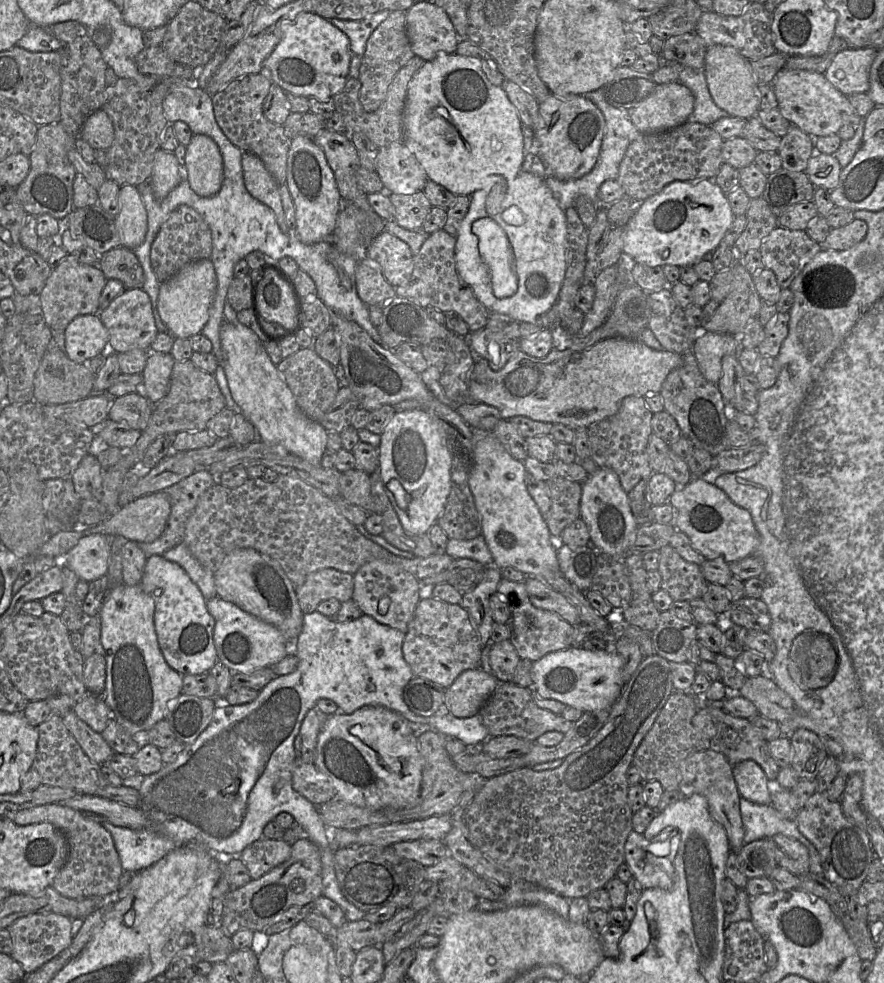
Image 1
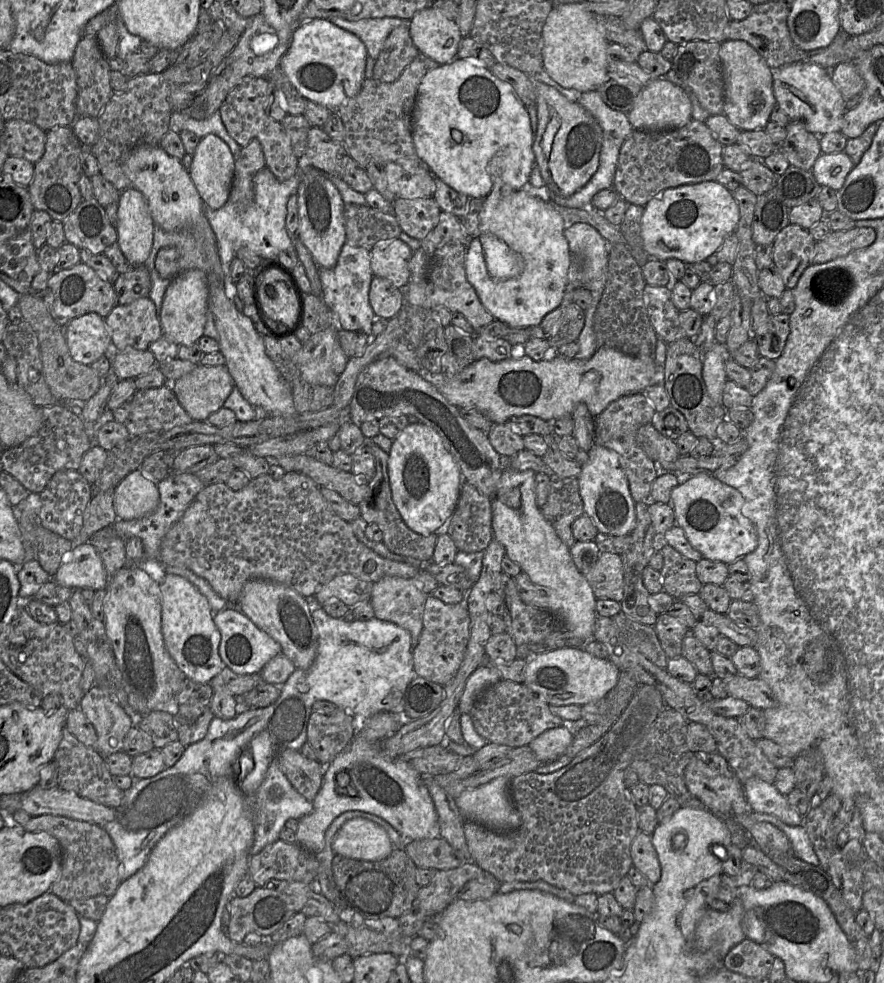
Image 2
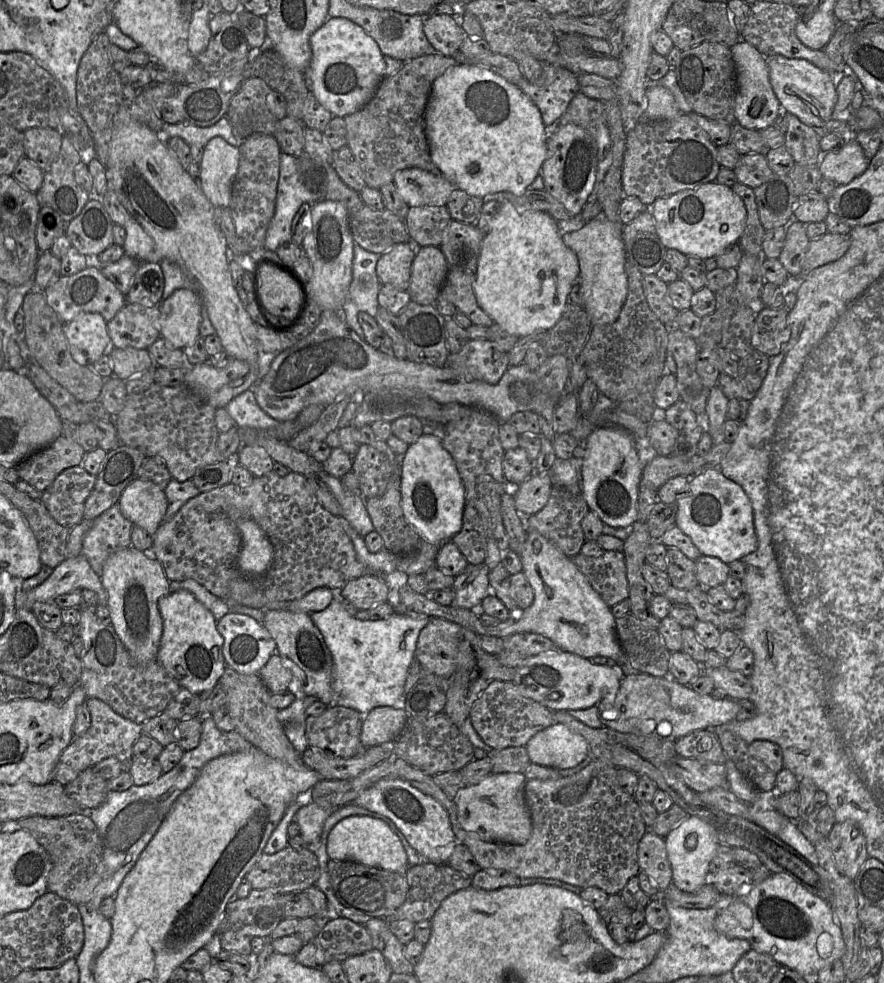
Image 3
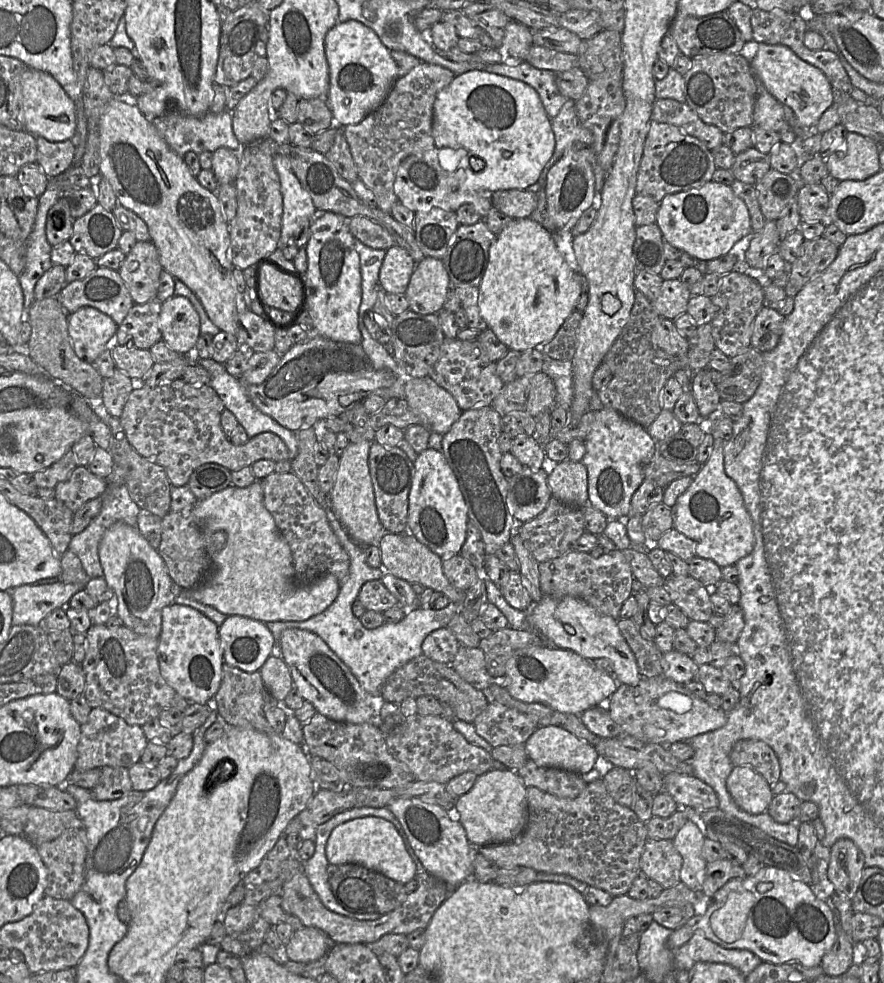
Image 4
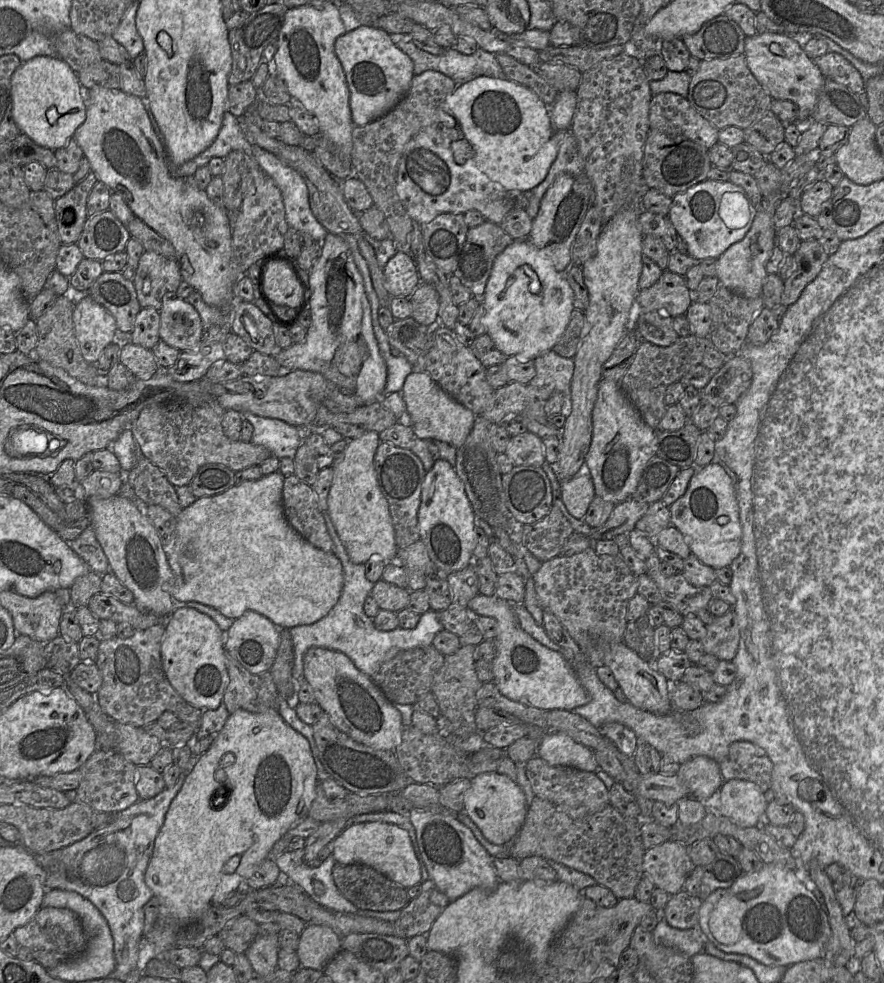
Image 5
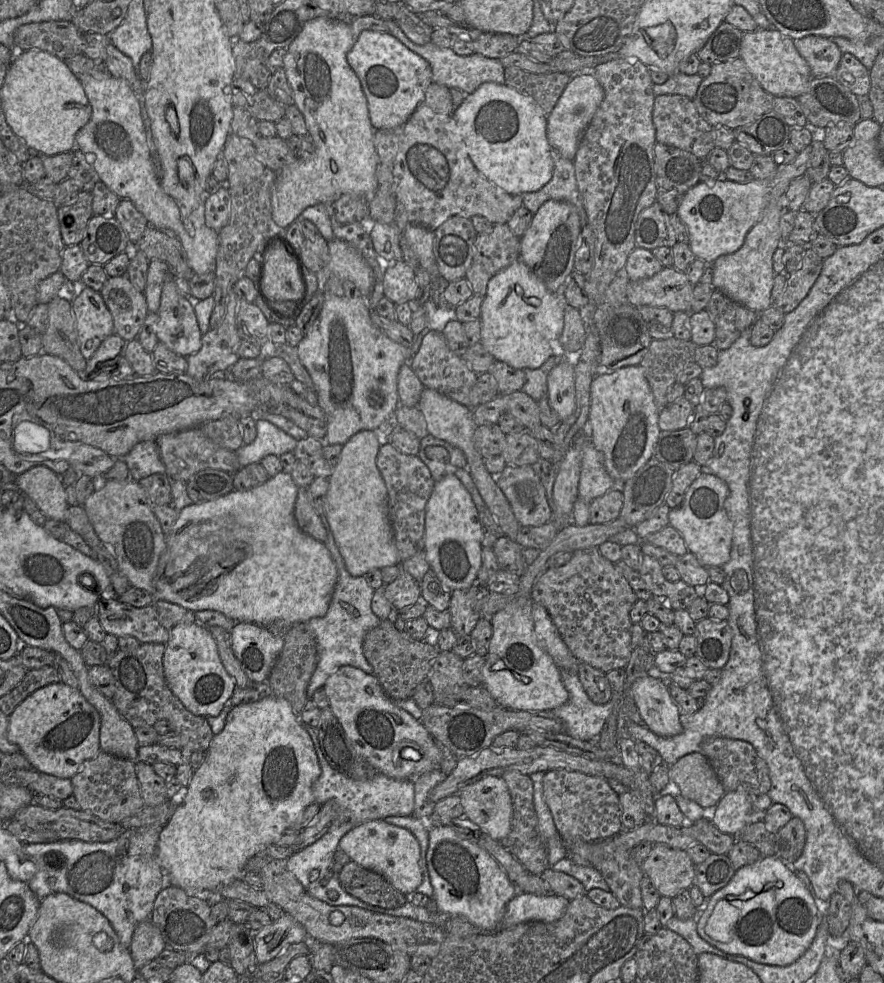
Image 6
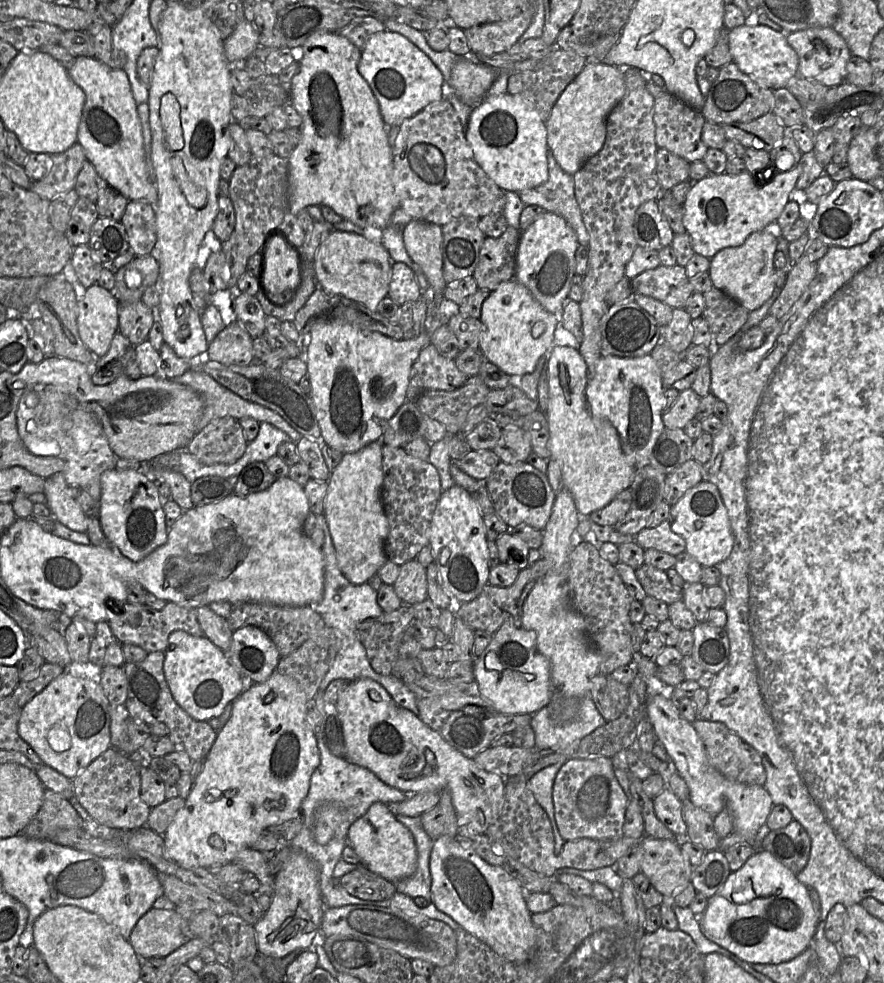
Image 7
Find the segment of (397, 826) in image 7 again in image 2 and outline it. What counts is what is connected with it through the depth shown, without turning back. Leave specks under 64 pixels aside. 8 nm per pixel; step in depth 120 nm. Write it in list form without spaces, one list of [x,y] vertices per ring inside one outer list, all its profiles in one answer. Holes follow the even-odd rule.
[[[354,818],[342,825],[332,842],[335,854],[363,861],[387,858],[394,846],[387,831],[377,823]]]

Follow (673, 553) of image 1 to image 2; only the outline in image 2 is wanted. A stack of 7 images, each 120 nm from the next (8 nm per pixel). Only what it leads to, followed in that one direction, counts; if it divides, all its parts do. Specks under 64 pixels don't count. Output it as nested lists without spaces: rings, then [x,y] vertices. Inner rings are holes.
[[[669,544],[663,546],[661,553],[663,591],[673,598],[685,594],[699,594],[703,584],[696,573],[697,562],[686,558]]]

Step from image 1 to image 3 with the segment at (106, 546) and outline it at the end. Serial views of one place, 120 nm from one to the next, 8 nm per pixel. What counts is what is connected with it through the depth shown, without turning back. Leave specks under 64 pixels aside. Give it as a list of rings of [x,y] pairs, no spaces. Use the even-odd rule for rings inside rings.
[[[82,555],[64,559],[40,585],[29,591],[17,590],[17,608],[32,609],[36,602],[52,603],[54,599],[74,589],[90,589],[97,593],[99,605],[108,604],[107,591],[88,560]]]

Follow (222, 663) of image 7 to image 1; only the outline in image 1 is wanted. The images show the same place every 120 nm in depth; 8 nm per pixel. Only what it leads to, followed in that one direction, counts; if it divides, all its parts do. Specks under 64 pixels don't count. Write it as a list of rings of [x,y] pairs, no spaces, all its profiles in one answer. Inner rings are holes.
[[[160,555],[147,558],[139,585],[154,599],[155,631],[167,663],[182,675],[209,672],[218,660],[213,641],[215,620],[207,610],[207,600],[197,585],[182,567]]]

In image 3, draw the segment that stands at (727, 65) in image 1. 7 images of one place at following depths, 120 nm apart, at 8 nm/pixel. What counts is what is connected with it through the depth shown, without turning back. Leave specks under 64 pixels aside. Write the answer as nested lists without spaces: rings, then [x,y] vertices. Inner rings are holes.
[[[740,39],[735,45],[730,47],[730,50],[737,78],[737,93],[735,98],[736,123],[747,129],[762,131],[774,124],[780,107],[780,102],[770,83],[766,56],[743,39]]]

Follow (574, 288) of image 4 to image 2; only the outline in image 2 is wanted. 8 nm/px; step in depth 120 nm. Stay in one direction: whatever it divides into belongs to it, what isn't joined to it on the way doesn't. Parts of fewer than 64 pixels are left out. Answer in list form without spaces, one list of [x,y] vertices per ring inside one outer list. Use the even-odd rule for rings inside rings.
[[[502,181],[484,199],[480,212],[480,233],[491,233],[505,242],[522,259],[522,272],[509,280],[493,279],[487,271],[479,237],[471,237],[465,255],[466,276],[482,305],[494,317],[508,326],[531,328],[563,299],[569,282],[571,253],[564,235],[565,223],[554,206],[531,196],[524,189],[514,191]]]

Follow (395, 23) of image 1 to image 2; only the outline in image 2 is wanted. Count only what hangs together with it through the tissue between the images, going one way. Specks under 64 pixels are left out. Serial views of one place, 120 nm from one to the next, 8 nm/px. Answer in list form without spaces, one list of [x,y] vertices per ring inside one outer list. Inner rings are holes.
[[[409,23],[393,29],[375,61],[373,78],[392,83],[419,54],[409,33]]]

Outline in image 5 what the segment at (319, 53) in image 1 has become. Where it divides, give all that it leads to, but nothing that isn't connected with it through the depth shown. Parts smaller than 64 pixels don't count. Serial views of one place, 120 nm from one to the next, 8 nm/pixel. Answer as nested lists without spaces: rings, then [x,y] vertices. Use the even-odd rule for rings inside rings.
[[[361,25],[339,36],[335,41],[334,51],[346,76],[351,117],[355,126],[364,126],[381,118],[409,91],[415,75],[413,61],[397,47],[386,31]]]

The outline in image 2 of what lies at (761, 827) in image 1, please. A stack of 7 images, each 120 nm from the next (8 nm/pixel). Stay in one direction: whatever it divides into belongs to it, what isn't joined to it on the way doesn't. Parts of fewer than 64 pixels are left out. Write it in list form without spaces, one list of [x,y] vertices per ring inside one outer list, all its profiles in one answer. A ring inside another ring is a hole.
[[[751,811],[753,818],[759,822],[771,823],[785,833],[791,843],[793,854],[809,864],[819,866],[819,859],[803,826],[790,826],[777,817],[760,812]]]

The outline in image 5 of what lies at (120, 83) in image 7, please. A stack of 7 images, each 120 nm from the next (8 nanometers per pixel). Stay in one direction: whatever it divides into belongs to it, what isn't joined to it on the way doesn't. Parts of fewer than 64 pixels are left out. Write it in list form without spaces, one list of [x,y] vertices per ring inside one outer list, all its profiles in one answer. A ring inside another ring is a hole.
[[[92,87],[86,93],[86,109],[86,119],[76,129],[73,138],[82,148],[98,181],[112,192],[121,193],[136,217],[172,243],[183,281],[199,292],[205,303],[224,306],[232,298],[232,235],[228,211],[213,203],[206,191],[197,186],[193,176],[174,177],[171,174],[165,148],[152,129],[143,100],[121,89]]]

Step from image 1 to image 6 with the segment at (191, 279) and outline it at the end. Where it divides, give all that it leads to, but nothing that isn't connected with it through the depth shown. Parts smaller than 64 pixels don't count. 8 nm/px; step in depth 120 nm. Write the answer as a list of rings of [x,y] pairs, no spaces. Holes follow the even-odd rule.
[[[174,278],[164,282],[158,316],[157,337],[168,349],[183,357],[200,350],[202,334],[193,303],[179,293]]]

